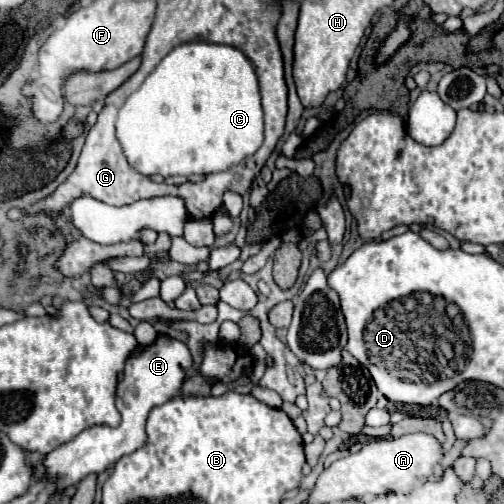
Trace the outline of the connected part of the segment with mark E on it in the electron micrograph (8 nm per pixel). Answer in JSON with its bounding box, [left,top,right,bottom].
[46,336,192,486]

